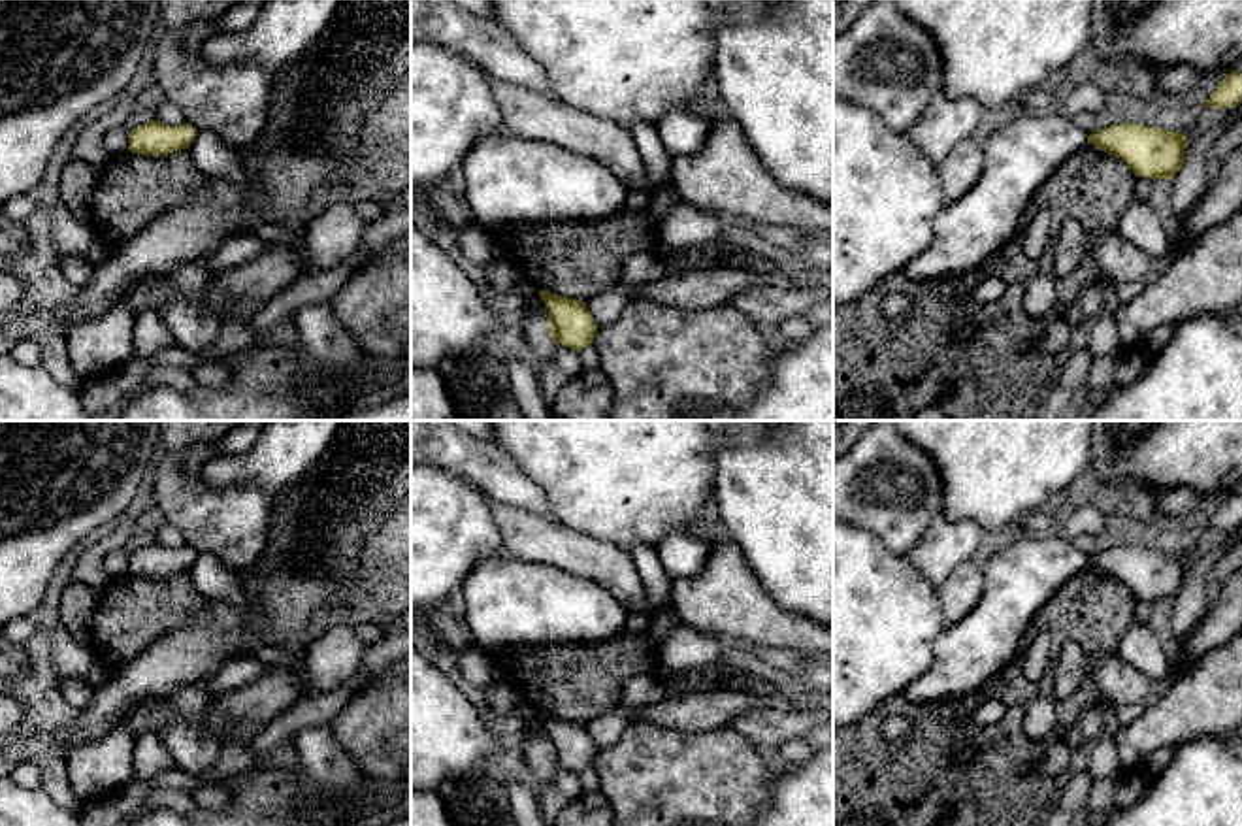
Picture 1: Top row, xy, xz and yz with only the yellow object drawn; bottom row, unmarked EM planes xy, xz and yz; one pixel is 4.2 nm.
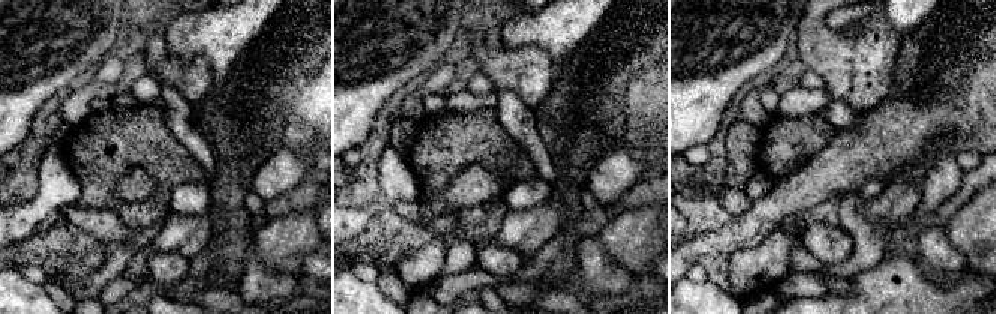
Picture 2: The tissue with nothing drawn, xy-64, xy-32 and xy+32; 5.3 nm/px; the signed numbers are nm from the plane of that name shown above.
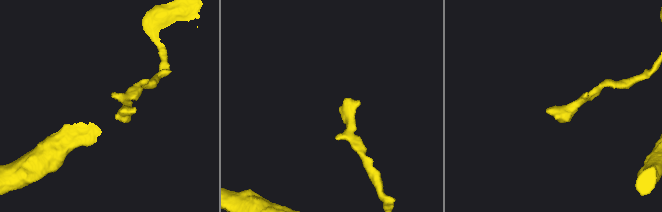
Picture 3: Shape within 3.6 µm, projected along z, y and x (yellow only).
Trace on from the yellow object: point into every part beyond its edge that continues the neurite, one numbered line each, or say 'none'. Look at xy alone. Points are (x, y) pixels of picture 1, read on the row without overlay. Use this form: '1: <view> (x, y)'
none

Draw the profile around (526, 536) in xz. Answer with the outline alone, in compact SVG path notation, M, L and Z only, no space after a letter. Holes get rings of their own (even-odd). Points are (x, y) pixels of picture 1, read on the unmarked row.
M492 498L488 505L509 558L539 562L592 579L609 590L628 613L654 611L626 547L590 537Z

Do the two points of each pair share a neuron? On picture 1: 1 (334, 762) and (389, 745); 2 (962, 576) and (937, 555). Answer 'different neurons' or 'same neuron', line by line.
1: different neurons
2: different neurons

